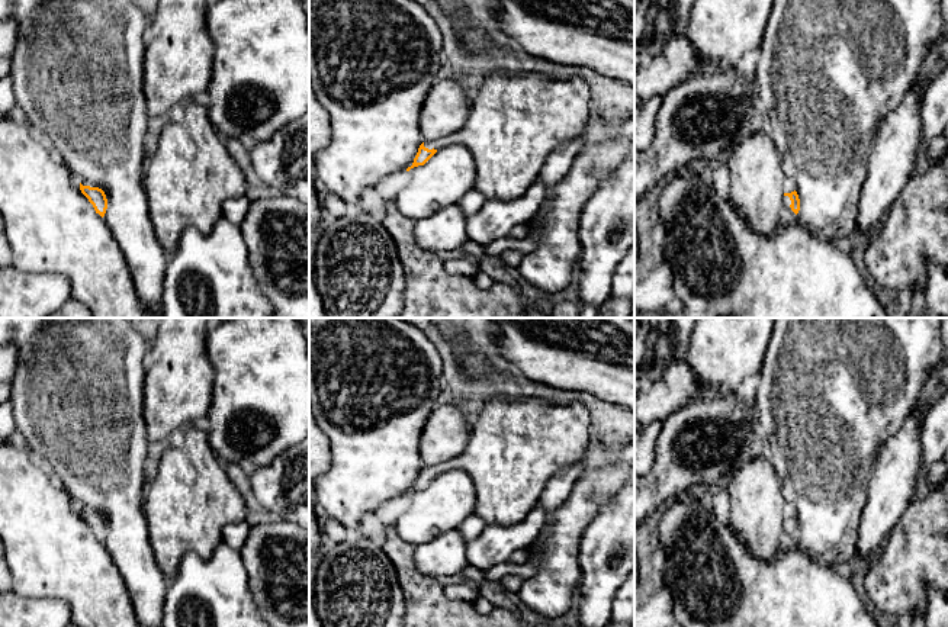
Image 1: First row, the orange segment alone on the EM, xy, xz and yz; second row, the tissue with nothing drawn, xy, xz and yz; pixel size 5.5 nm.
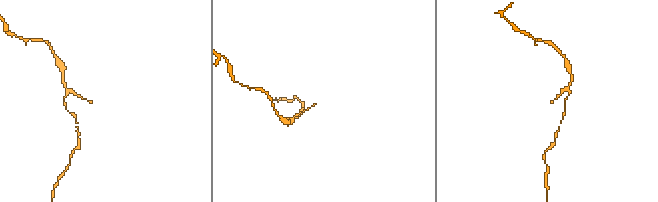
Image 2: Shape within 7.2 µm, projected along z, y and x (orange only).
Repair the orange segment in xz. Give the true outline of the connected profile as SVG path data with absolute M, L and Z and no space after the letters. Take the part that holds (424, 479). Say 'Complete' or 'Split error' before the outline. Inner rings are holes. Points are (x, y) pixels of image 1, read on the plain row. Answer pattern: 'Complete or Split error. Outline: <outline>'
Split error. Outline: M494 398L473 409L465 451L437 466L424 466L406 496L424 491L441 473L463 470L476 488L475 514L479 518L488 525L521 522L537 507L547 483L585 457L589 427L589 412L579 402L555 405L540 398Z

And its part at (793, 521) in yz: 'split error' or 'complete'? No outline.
split error

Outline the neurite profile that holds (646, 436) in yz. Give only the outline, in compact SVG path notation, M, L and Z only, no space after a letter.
M662 421L634 427L634 475L645 475L653 466L661 431Z

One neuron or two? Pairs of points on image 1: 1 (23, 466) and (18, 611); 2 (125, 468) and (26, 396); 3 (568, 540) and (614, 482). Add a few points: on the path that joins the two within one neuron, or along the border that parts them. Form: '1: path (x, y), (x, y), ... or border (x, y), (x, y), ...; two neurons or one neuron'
1: border (15, 591), (23, 597), (51, 598); two neurons
2: path (100, 444), (51, 396); one neuron
3: path (568, 524), (598, 494); one neuron

